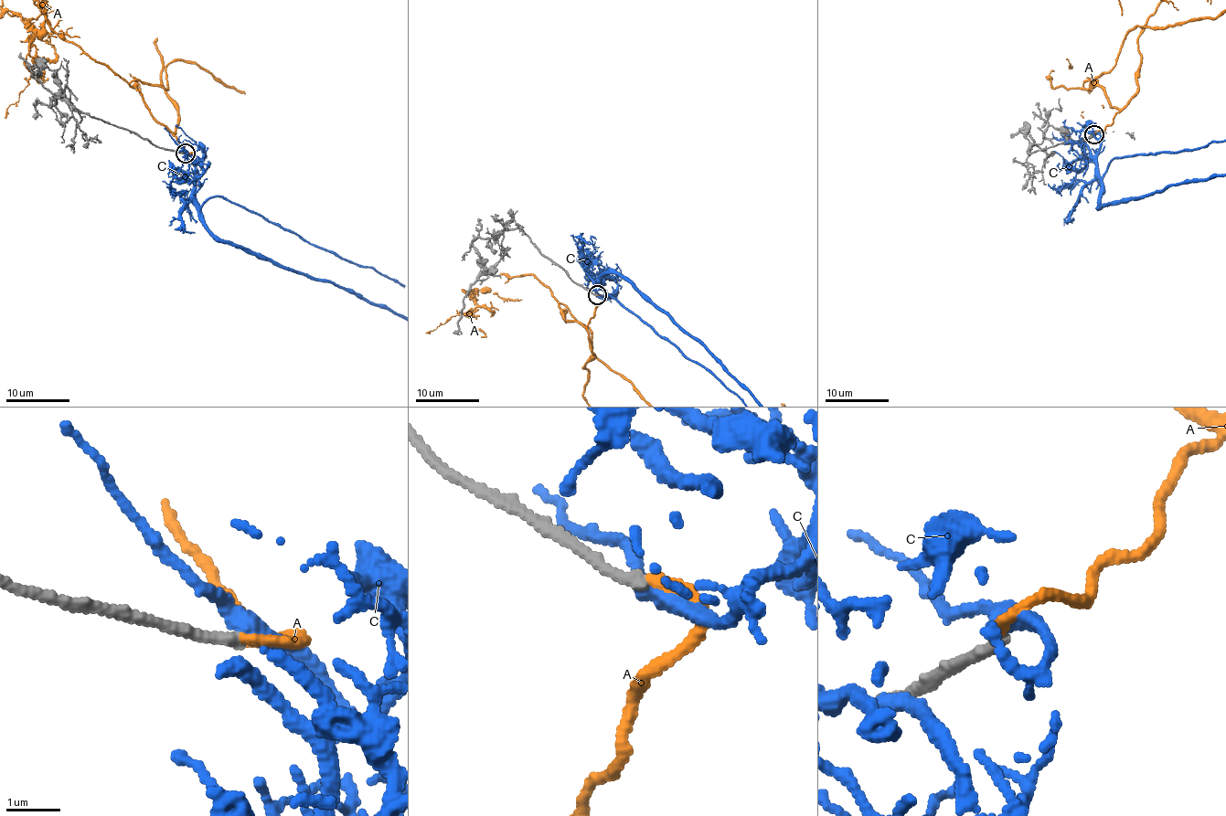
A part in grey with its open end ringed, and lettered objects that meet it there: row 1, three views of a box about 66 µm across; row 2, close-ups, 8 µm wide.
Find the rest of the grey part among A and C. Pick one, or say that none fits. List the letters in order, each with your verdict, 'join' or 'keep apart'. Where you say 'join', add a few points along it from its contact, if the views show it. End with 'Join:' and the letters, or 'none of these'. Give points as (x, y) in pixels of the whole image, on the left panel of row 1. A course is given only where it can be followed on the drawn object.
A: join
C: keep apart
Join: A

